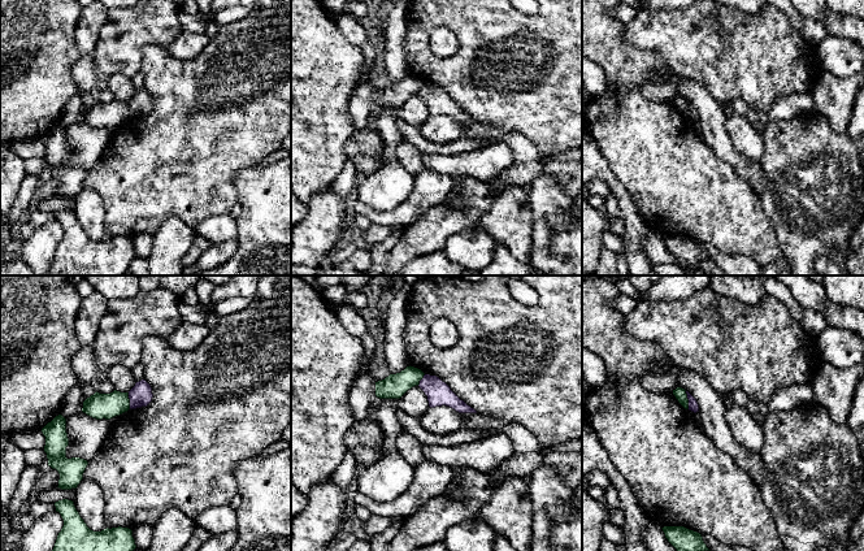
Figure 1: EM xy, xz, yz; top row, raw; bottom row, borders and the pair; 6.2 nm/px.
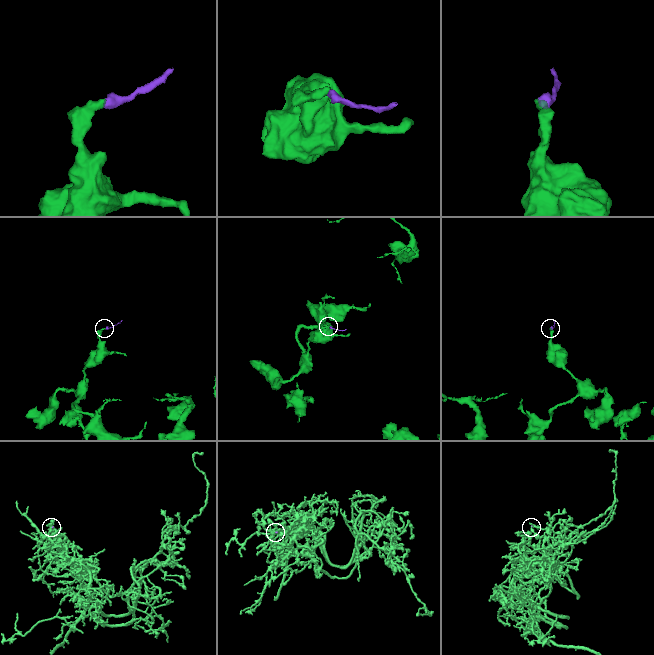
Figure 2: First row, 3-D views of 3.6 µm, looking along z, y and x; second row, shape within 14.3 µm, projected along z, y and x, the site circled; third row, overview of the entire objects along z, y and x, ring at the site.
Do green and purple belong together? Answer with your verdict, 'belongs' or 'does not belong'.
does not belong

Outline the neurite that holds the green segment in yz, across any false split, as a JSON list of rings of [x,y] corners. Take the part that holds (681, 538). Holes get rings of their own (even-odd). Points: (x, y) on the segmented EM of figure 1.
[[[664,526],[661,529],[668,542],[677,551],[711,551],[698,532],[685,526]]]

